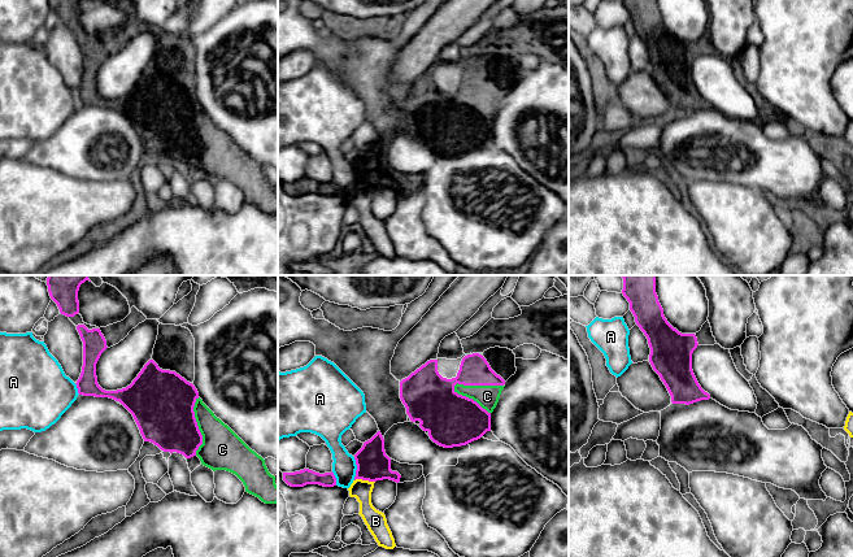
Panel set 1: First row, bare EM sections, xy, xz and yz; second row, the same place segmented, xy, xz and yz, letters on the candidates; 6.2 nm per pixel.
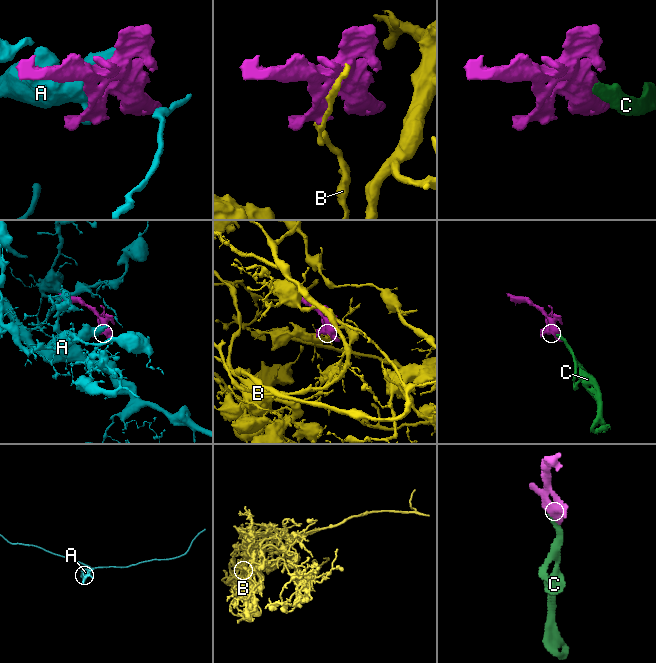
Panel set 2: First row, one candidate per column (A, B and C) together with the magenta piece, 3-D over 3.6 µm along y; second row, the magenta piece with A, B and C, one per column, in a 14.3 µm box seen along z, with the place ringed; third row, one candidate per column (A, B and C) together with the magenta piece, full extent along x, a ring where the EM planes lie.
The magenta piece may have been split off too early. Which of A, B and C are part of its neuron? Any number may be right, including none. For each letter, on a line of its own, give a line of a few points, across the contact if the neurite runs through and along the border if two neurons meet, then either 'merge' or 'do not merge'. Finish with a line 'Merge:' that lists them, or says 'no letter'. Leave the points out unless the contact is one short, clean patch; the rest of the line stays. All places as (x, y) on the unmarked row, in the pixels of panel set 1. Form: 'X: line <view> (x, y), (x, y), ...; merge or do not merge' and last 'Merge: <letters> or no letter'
A: do not merge
B: line xz (355, 188), (374, 191); do not merge
C: merge
Merge: C

